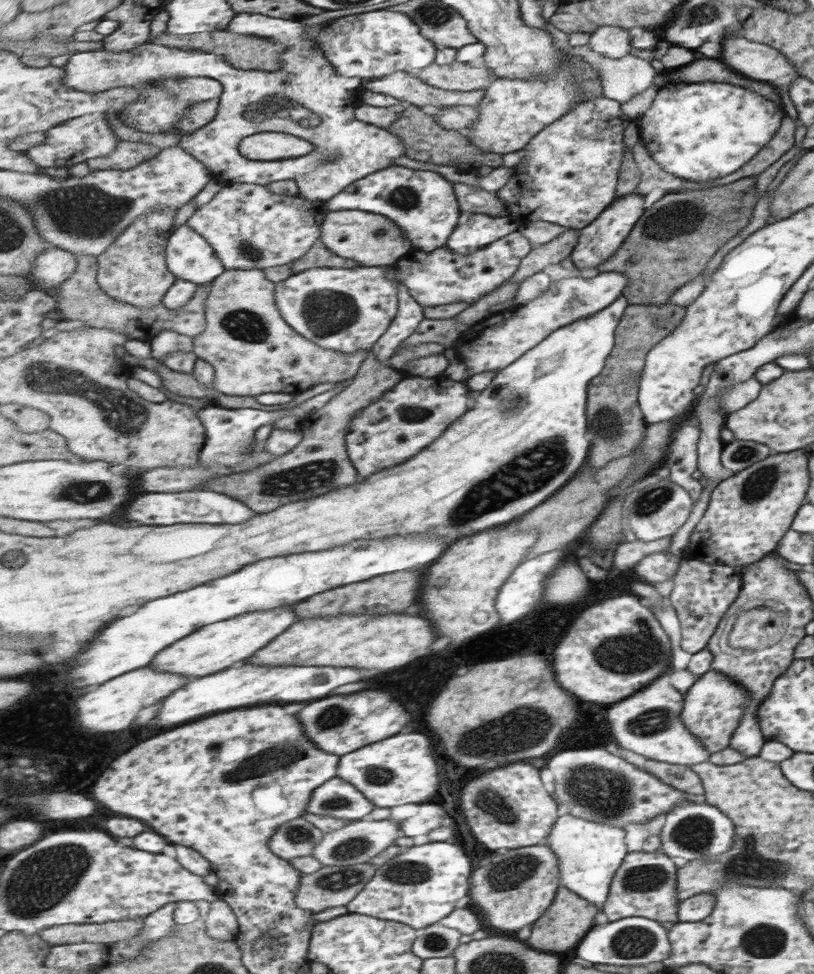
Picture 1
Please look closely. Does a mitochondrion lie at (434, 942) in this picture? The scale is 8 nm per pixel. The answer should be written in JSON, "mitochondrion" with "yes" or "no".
{"mitochondrion":"yes"}

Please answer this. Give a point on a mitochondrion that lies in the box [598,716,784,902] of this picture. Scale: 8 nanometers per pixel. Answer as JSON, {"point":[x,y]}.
{"point":[693,834]}

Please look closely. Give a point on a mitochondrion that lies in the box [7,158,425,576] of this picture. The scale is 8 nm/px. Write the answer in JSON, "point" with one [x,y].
{"point":[83,211]}

